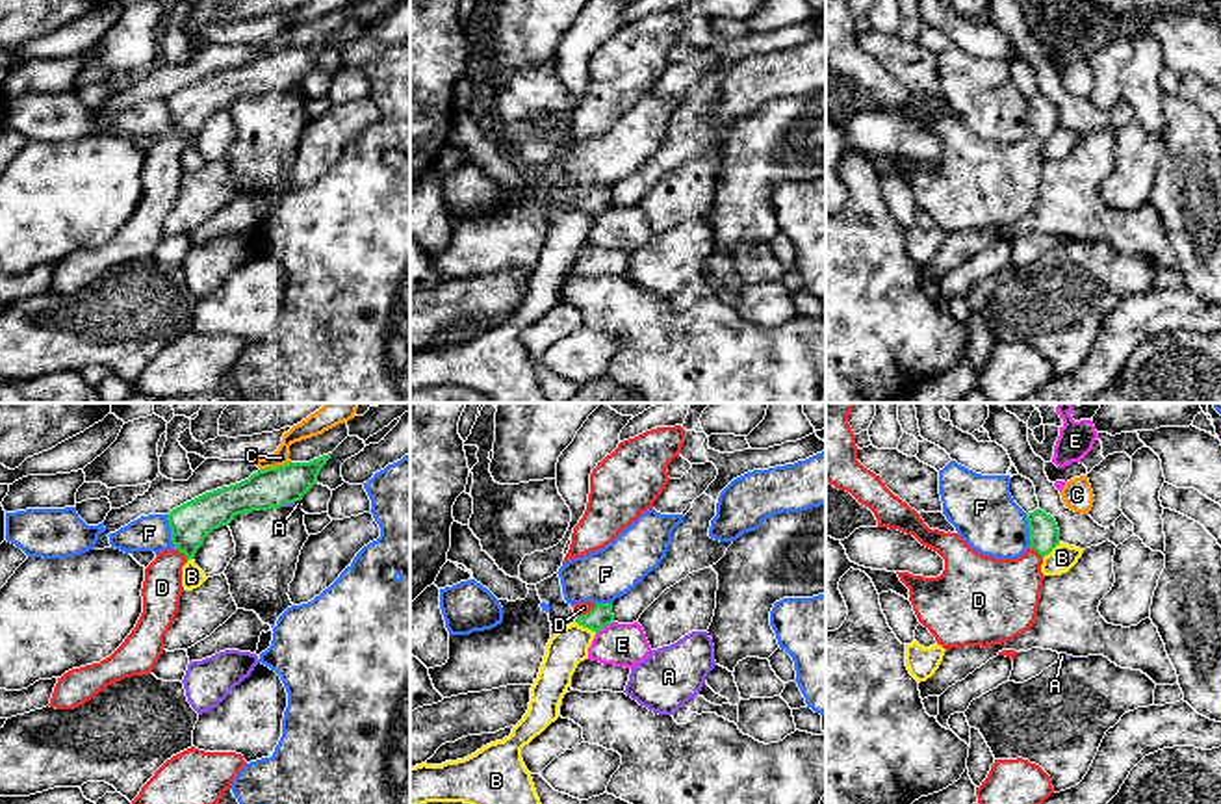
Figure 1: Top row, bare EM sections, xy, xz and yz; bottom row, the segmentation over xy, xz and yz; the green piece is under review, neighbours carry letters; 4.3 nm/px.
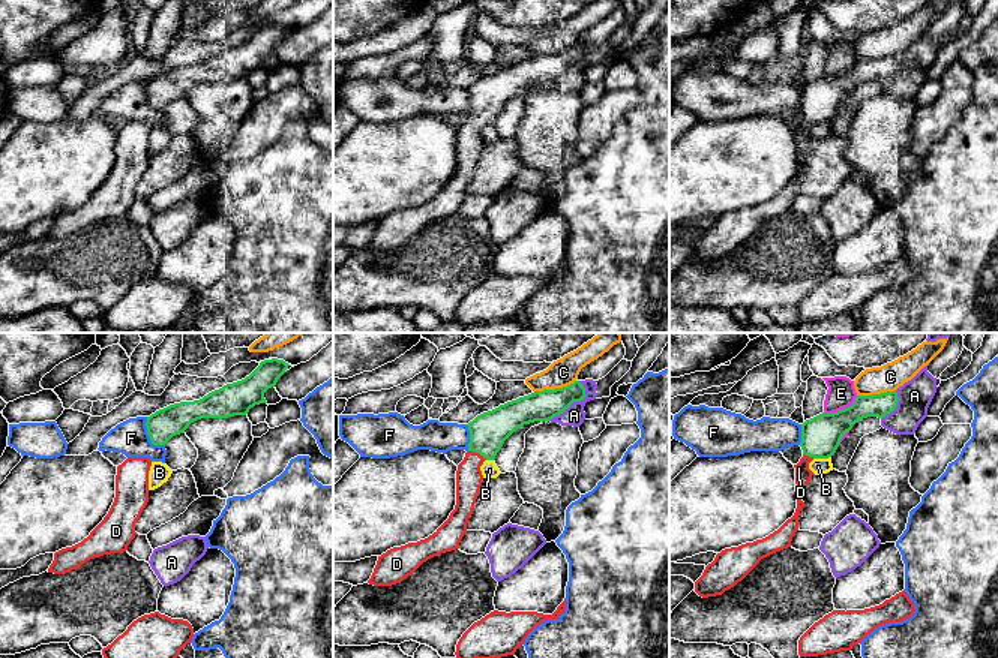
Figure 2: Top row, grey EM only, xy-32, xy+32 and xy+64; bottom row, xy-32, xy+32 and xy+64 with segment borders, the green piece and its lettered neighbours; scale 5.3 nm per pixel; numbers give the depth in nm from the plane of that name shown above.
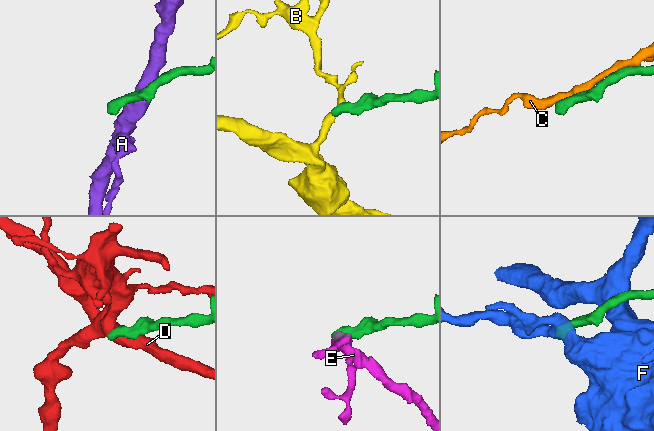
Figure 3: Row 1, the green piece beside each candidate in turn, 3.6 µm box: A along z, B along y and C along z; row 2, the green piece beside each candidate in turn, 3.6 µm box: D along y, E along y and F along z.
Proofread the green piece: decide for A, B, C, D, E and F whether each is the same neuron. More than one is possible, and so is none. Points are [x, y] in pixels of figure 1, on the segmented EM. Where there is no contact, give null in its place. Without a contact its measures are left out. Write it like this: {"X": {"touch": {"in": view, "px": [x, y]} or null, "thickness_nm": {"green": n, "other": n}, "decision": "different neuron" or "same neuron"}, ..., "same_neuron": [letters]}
{"A": {"touch": {"in": "xy", "px": [290, 502]}, "thickness_nm": {"green": 180, "other": 30}, "decision": "different neuron"}, "B": {"touch": {"in": "xz", "px": [587, 626]}, "thickness_nm": {"green": 100, "other": 170}, "decision": "different neuron"}, "C": {"touch": {"in": "xy", "px": [277, 466]}, "thickness_nm": {"green": 180, "other": 100}, "decision": "different neuron"}, "D": {"touch": {"in": "xz", "px": [587, 613]}, "thickness_nm": {"green": 100, "other": 60}, "decision": "same neuron"}, "E": {"touch": {"in": "xz", "px": [604, 626]}, "thickness_nm": {"green": 100, "other": 190}, "decision": "different neuron"}, "F": {"touch": {"in": "xy", "px": [171, 531]}, "thickness_nm": {"green": 180, "other": 160}, "decision": "different neuron"}, "same_neuron": ["D"]}

